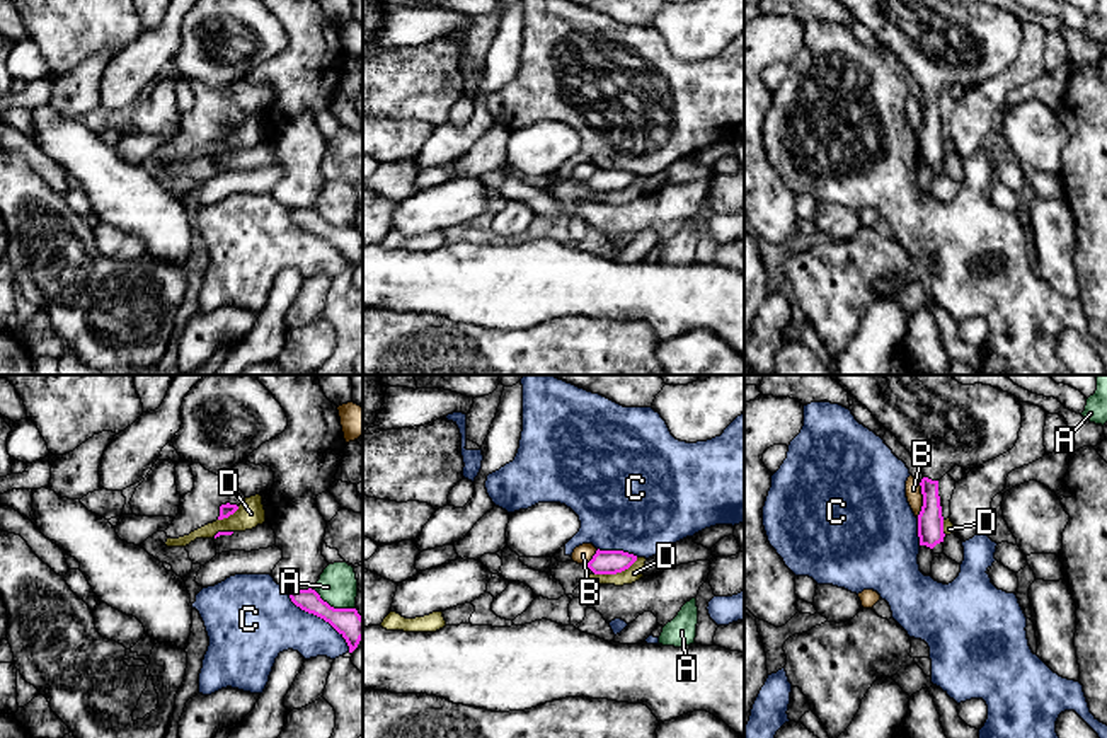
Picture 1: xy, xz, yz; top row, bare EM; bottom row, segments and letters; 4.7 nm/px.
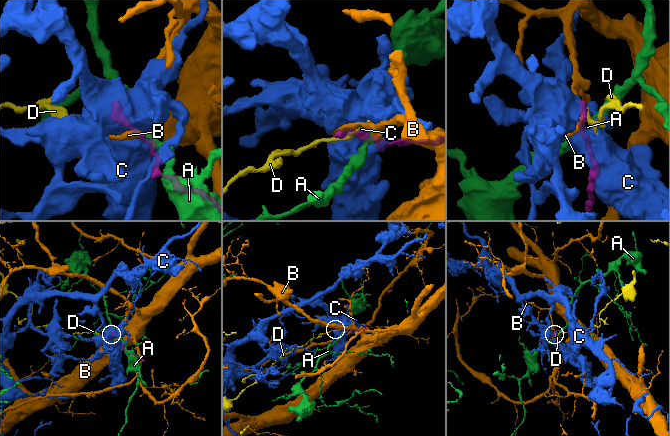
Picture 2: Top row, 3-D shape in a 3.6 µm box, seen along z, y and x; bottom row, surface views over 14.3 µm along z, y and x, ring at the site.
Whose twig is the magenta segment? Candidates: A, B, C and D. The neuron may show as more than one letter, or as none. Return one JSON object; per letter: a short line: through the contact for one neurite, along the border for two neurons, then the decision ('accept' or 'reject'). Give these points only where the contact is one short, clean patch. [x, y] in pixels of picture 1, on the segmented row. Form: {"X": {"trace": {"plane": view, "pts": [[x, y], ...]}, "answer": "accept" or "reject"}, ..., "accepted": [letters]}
{"A": {"trace": {"plane": "xy", "pts": [[310, 588], [334, 607], [355, 609]]}, "answer": "reject"}, "B": {"trace": {"plane": "yz", "pts": [[920, 483], [922, 510], [917, 517]]}, "answer": "reject"}, "C": {"answer": "reject"}, "D": {"trace": {"plane": "xz", "pts": [[637, 558], [620, 571], [593, 573]]}, "answer": "reject"}, "accepted": []}

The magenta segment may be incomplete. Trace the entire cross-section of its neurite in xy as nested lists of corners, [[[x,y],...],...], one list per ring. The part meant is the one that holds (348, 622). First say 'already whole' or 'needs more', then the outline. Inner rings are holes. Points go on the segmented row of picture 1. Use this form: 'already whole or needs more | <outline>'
already whole | [[[312,588],[288,591],[296,607],[329,622],[346,639],[349,653],[358,648],[363,639],[363,617],[356,608],[334,608]]]

